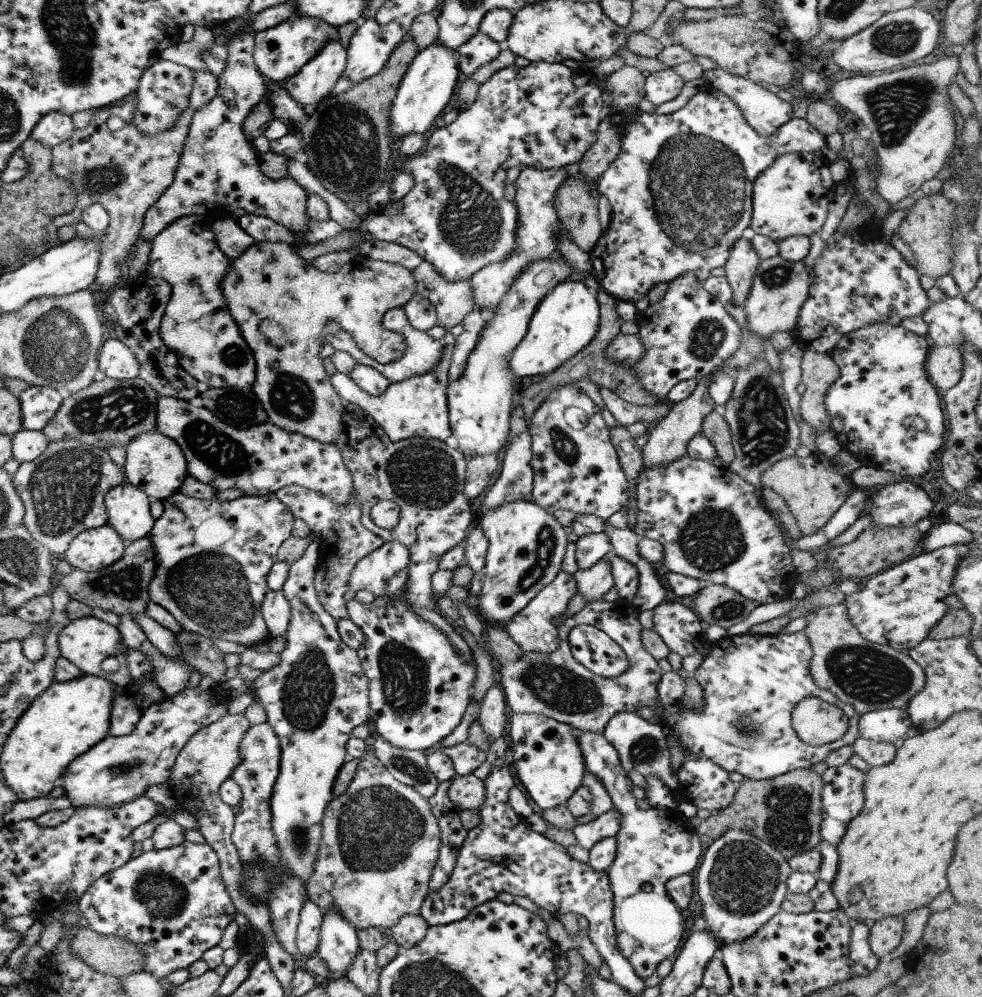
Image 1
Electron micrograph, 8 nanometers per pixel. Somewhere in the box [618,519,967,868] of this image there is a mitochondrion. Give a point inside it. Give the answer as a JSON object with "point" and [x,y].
{"point":[867,674]}

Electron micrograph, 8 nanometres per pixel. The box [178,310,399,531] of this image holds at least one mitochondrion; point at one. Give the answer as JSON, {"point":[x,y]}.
{"point":[225,460]}

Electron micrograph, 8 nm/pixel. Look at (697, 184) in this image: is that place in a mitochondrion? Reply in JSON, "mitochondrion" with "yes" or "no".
{"mitochondrion":"yes"}

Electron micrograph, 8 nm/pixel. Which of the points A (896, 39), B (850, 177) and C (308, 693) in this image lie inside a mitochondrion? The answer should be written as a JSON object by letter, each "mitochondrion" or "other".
{"A":"mitochondrion","B":"other","C":"mitochondrion"}

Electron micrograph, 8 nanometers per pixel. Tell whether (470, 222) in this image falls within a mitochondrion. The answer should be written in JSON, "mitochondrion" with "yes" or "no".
{"mitochondrion":"yes"}

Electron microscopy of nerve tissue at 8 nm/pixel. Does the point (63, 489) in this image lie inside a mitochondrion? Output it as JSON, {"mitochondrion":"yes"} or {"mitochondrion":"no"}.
{"mitochondrion":"yes"}

